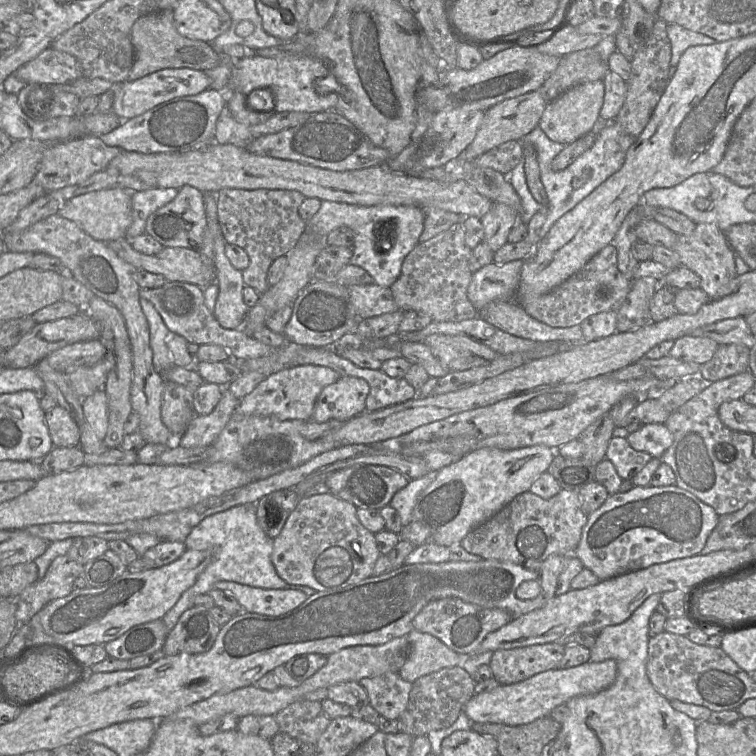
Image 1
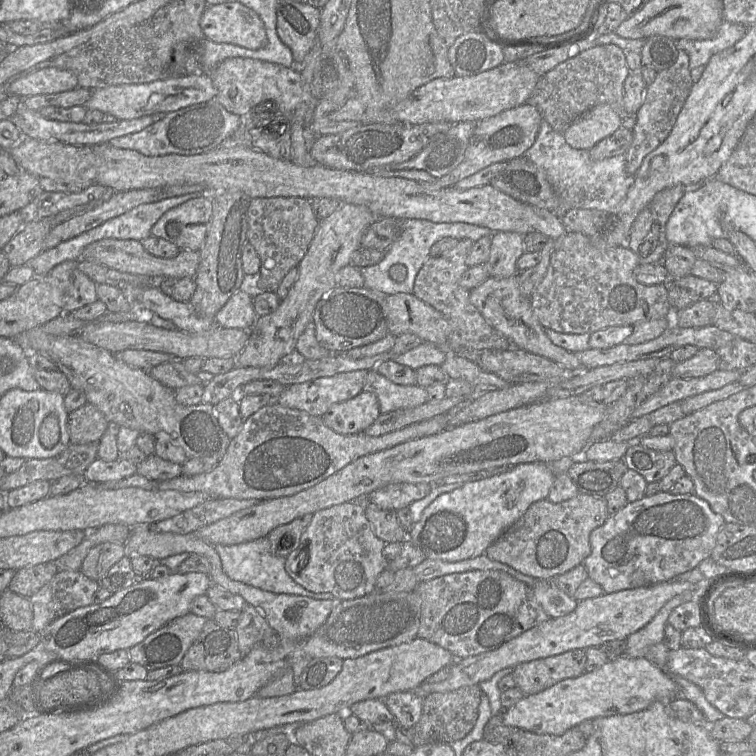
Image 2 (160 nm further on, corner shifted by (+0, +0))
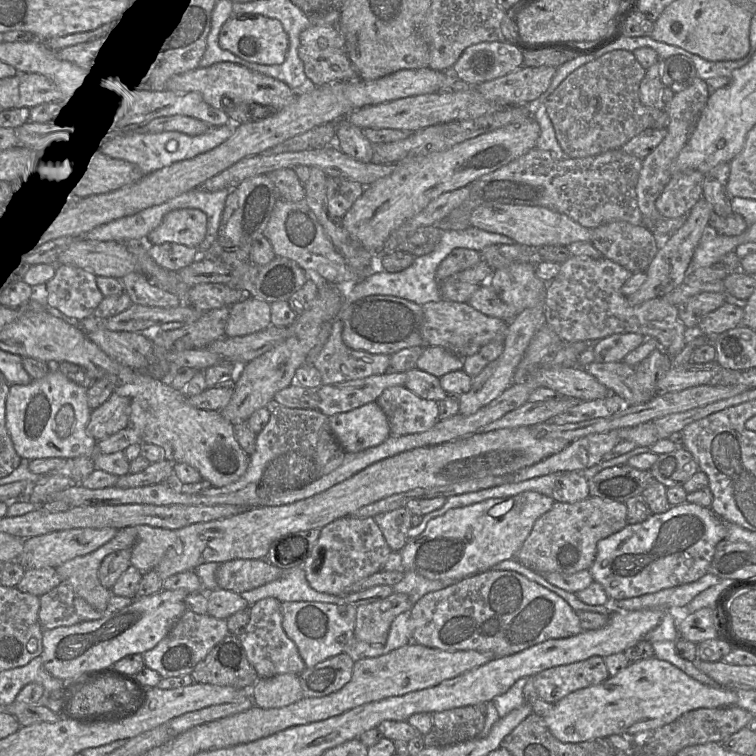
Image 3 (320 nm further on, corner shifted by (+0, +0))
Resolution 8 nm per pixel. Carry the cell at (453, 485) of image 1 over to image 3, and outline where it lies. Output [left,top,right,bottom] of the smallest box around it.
[401,491,553,582]

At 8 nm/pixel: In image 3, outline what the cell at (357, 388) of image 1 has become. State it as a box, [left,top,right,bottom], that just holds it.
[329,402,392,452]

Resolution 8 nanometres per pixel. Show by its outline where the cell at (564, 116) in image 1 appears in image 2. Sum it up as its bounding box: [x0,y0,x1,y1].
[562,104,621,150]

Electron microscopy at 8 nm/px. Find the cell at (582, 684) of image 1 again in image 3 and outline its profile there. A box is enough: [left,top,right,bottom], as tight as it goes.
[544,657,737,743]

